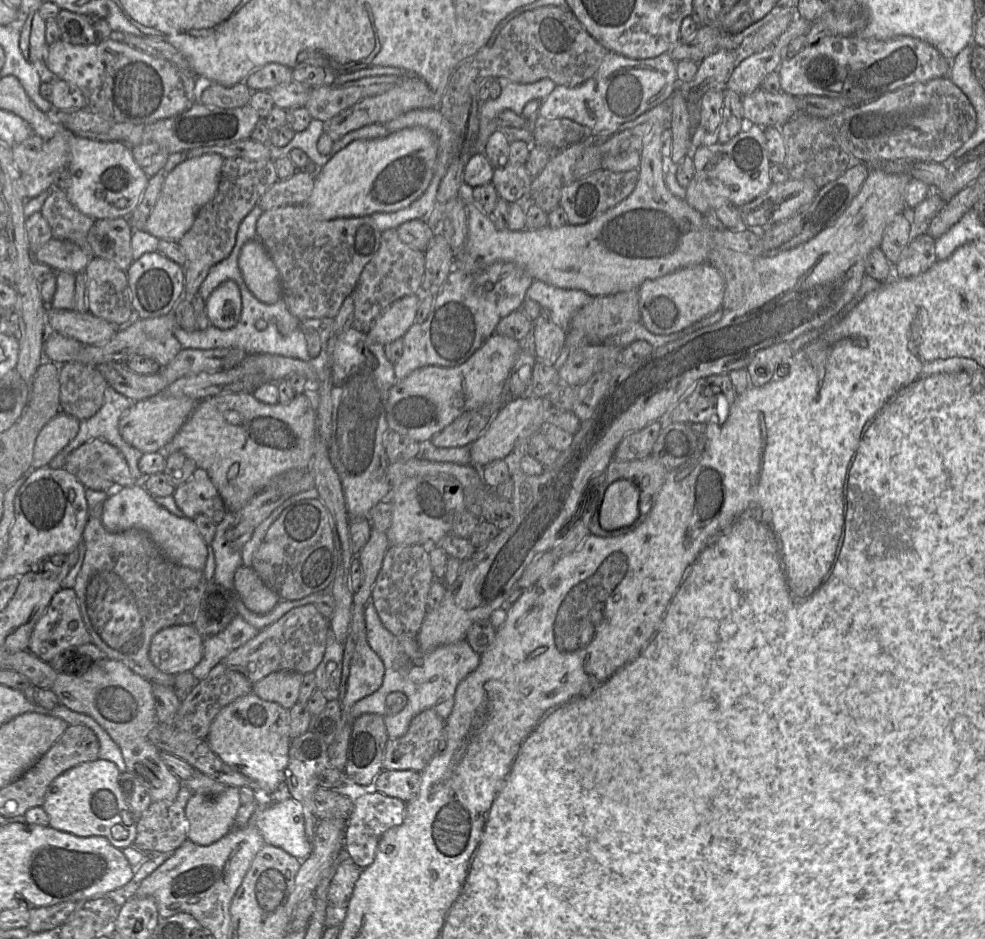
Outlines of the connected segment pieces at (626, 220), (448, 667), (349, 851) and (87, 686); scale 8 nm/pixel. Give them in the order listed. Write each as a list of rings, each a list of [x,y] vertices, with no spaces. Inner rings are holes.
[[[654,125],[651,131],[644,138],[644,145],[641,150],[641,159],[639,165],[639,179],[633,192],[626,197],[619,204],[606,212],[596,216],[589,222],[580,225],[566,224],[562,227],[546,226],[538,230],[530,230],[528,228],[521,231],[512,231],[510,229],[499,230],[495,227],[489,215],[484,213],[476,204],[472,197],[473,188],[469,185],[462,185],[460,189],[460,196],[464,200],[468,209],[468,236],[465,243],[465,247],[454,258],[454,269],[459,270],[478,270],[483,269],[496,262],[512,262],[523,268],[529,273],[534,280],[540,280],[547,284],[565,288],[565,289],[580,289],[592,296],[605,296],[616,294],[619,292],[629,290],[639,290],[640,286],[649,279],[657,279],[669,273],[672,273],[681,268],[685,268],[692,265],[708,262],[708,255],[711,249],[711,240],[713,238],[713,230],[716,226],[722,226],[719,220],[713,215],[703,215],[688,204],[685,199],[681,199],[668,189],[665,183],[665,158],[661,152],[661,137],[665,129],[669,128],[669,125]]]
[[[369,601],[365,609],[366,635],[370,647],[382,660],[385,673],[381,687],[369,696],[356,702],[352,708],[353,722],[365,713],[383,716],[389,739],[396,739],[409,729],[415,716],[427,709],[433,709],[446,720],[454,707],[457,686],[480,663],[480,654],[475,652],[467,639],[442,645],[431,652],[421,650],[417,637],[395,636],[385,628],[374,604]],[[392,692],[402,692],[407,697],[406,706],[394,715],[386,712],[386,698]]]
[[[369,791],[354,800],[353,811],[347,822],[344,835],[344,851],[361,868],[370,866],[382,835],[394,826],[401,825],[405,818],[406,803],[399,798],[378,791]]]
[[[105,658],[93,661],[82,675],[58,673],[50,689],[59,703],[71,711],[90,716],[109,734],[121,750],[126,771],[140,779],[153,802],[176,800],[182,782],[169,771],[161,759],[161,751],[148,737],[159,722],[152,683],[133,672],[123,662]]]

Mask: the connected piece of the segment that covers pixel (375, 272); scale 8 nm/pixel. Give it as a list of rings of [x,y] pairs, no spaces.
[[[396,229],[383,231],[379,250],[364,267],[351,293],[354,301],[353,327],[367,334],[374,322],[392,303],[405,296],[421,293],[425,263],[425,252],[411,248],[402,242]]]

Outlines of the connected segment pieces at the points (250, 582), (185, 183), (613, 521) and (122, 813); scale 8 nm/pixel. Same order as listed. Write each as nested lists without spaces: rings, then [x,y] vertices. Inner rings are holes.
[[[239,567],[234,574],[235,590],[245,607],[256,614],[270,612],[281,599],[252,567]]]
[[[205,154],[187,158],[170,171],[164,180],[155,207],[143,230],[158,239],[179,242],[192,227],[198,211],[216,195],[224,158],[219,154]]]
[[[626,479],[614,481],[606,490],[600,508],[599,523],[607,531],[615,531],[634,523],[639,516],[638,485]]]
[[[97,759],[75,766],[55,778],[47,789],[42,805],[49,816],[50,827],[79,837],[103,836],[120,850],[133,846],[139,817],[132,813],[122,794],[120,774],[115,763]],[[116,824],[123,825],[128,831],[126,839],[116,840],[112,836],[111,829]]]

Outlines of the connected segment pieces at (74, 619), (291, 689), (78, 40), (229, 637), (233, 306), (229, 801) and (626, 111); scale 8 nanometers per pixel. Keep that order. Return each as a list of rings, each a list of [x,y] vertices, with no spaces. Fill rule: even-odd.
[[[61,588],[52,598],[48,608],[35,624],[30,636],[28,651],[49,663],[70,648],[91,643],[91,636],[83,621],[77,595],[73,588]]]
[[[295,671],[273,672],[254,683],[253,692],[262,700],[278,703],[290,710],[298,702],[303,675]]]
[[[61,9],[56,20],[61,31],[61,39],[71,44],[98,44],[114,36],[107,21],[97,15],[82,15]]]
[[[236,615],[217,635],[204,638],[203,657],[192,669],[198,681],[207,677],[209,672],[235,649],[243,646],[258,634],[259,630]]]
[[[235,281],[222,282],[205,302],[206,315],[213,326],[226,330],[238,323],[242,311],[242,298]]]
[[[227,786],[217,796],[192,794],[185,807],[189,840],[208,846],[236,828],[235,818],[241,806],[239,788]]]
[[[608,52],[593,77],[576,87],[556,85],[540,103],[537,114],[526,119],[536,121],[538,116],[548,119],[567,118],[585,126],[589,130],[589,135],[612,134],[622,124],[636,119],[672,95],[678,85],[676,63],[669,53],[663,53],[655,58],[631,59],[615,52]]]

